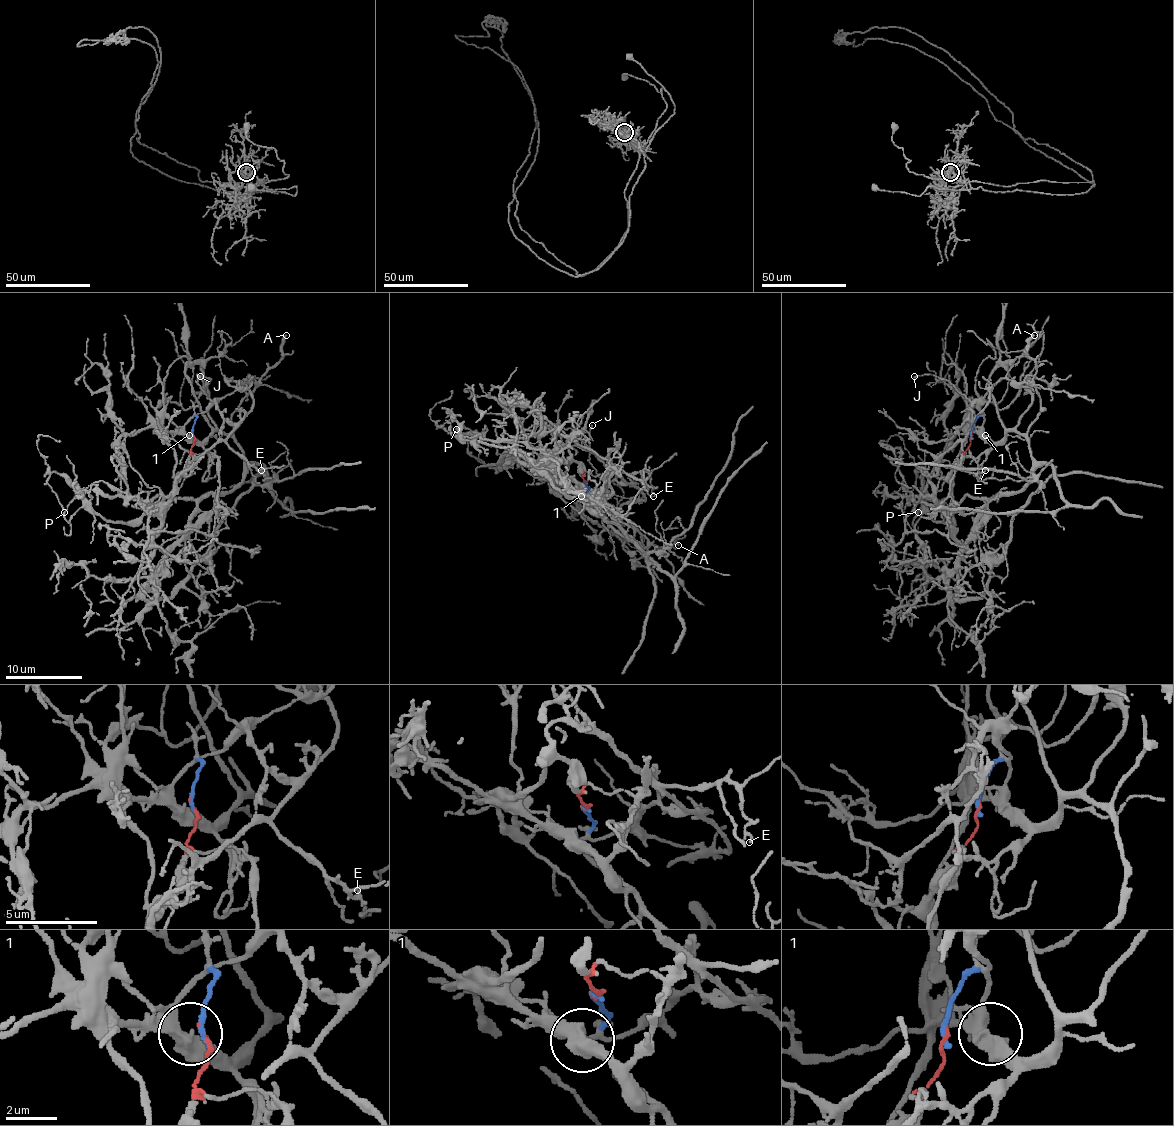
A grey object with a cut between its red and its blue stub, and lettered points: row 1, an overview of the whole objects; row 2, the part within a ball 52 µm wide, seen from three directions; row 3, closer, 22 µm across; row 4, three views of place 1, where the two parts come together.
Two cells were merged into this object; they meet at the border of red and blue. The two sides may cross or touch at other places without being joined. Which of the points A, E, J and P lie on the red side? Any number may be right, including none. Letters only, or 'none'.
E

